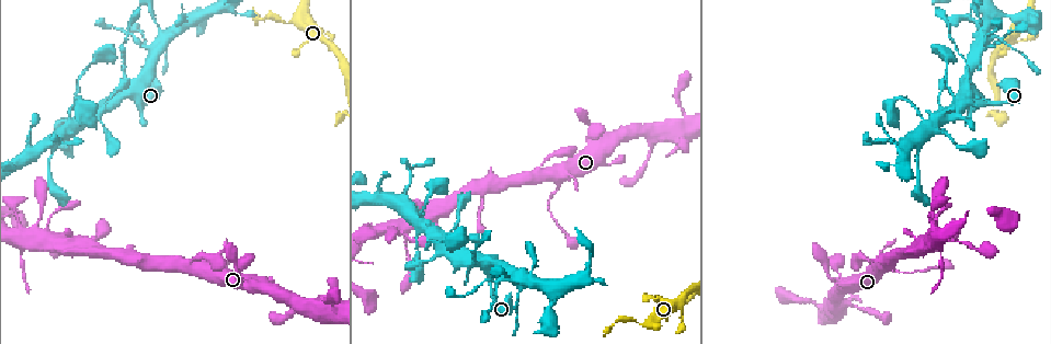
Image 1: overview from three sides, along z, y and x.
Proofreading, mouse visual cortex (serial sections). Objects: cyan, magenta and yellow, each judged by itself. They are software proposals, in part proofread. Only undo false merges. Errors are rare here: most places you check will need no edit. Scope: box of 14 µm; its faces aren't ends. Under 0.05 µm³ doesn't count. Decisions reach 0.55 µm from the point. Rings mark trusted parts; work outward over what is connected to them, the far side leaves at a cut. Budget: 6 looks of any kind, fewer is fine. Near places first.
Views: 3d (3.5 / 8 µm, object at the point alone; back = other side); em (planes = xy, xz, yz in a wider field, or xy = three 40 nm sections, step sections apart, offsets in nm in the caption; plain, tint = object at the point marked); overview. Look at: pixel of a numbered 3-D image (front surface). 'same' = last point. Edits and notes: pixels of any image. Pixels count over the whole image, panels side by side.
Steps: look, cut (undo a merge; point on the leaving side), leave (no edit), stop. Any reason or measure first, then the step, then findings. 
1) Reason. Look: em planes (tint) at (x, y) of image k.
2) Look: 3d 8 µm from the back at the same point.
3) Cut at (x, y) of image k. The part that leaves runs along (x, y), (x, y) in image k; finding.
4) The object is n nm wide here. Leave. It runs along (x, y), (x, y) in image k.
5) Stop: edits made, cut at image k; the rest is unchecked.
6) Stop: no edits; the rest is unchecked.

Abrupt turn. Look: 3d 3.5 µm at (428, 249) of image 1.

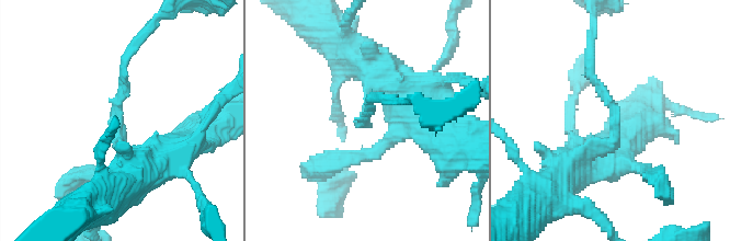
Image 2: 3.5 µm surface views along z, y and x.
Shape alone is not enough. Look: em xy step 3 (tint) at (118, 132) of image 2.

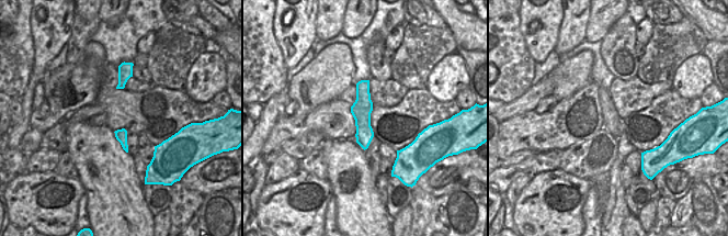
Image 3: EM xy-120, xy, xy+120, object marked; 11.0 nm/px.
Leave. One cell here.

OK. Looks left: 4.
Sudden change in width. Look: 3d 3.5 µm at (125, 76) of image 1.

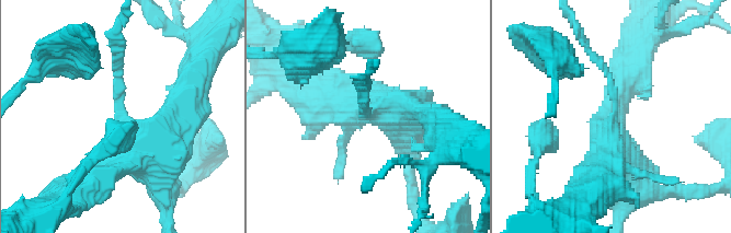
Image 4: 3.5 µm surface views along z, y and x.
Now the EM. Look: em xy step 1 (tint) at (366, 114) of image 4.

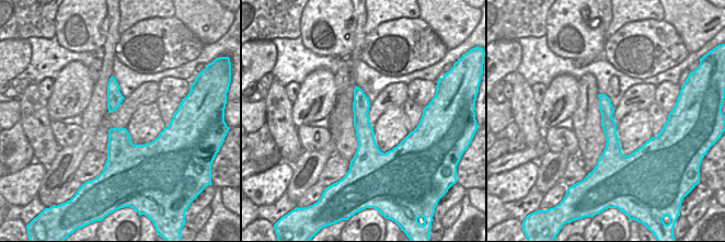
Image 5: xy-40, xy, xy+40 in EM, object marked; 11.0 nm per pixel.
Leave. It runs along (357, 90), (357, 166) in image 5; continuous, no second cell.

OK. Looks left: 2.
Sudden change in width. Look: 3d 3.5 µm from the back at (894, 272) of image 1.

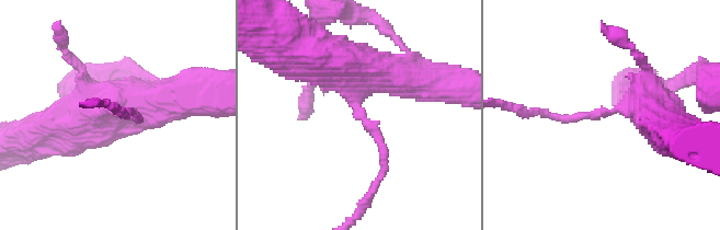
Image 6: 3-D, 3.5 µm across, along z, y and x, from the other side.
Look: em planes (tint) at (359, 105) of image 6.

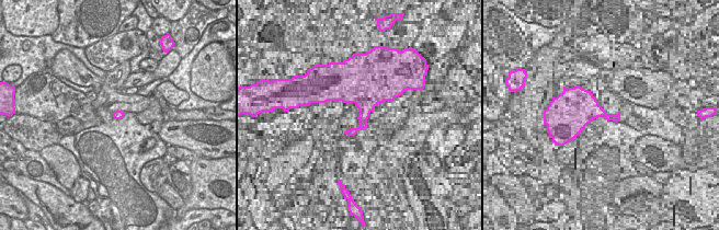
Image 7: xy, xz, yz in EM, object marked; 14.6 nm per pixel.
Leave. It runs along (660, 116), (648, 103), (552, 116) in image 6; one cell here.

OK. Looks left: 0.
Stop: no edits; the rest is unchecked.

